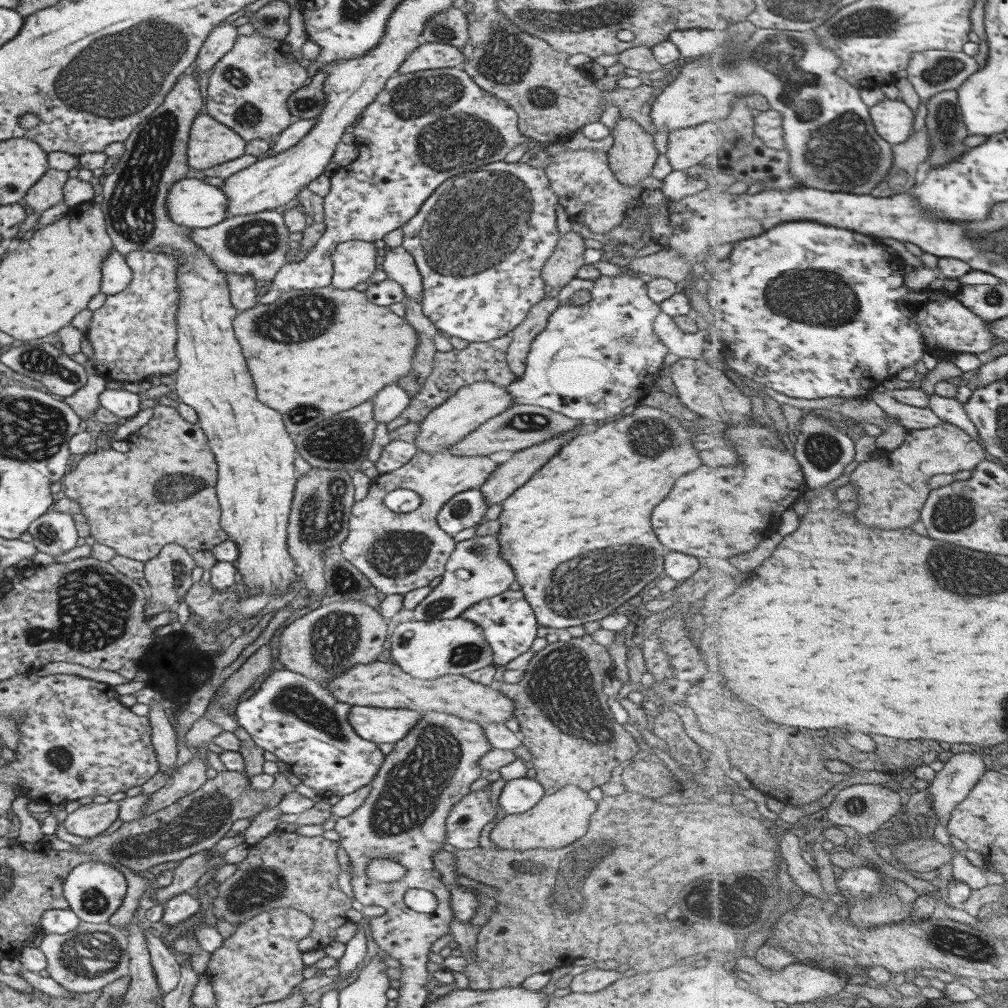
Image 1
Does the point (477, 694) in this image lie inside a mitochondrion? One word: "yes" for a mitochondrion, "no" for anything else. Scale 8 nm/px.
no

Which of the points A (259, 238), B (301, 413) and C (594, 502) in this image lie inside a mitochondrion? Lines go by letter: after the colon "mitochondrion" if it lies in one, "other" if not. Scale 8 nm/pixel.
A: mitochondrion
B: mitochondrion
C: other

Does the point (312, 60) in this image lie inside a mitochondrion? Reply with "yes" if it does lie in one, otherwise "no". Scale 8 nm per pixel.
no

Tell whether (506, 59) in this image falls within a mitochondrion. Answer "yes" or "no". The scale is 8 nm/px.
yes

